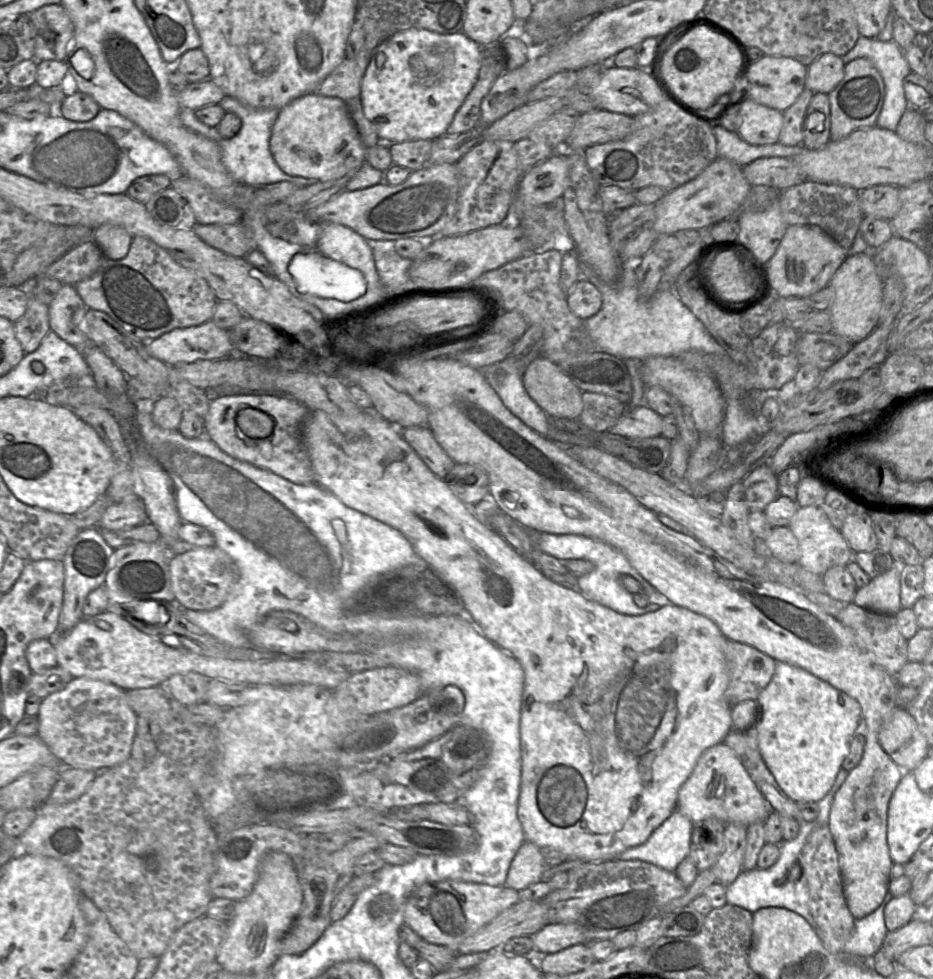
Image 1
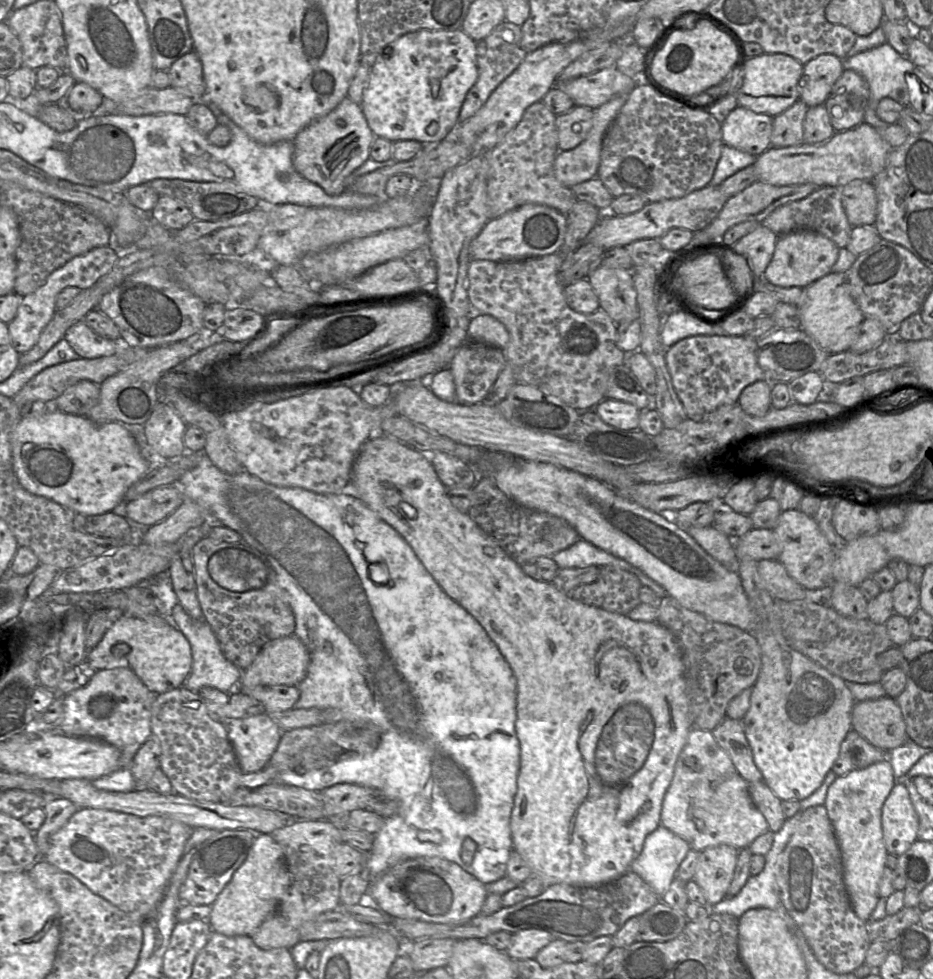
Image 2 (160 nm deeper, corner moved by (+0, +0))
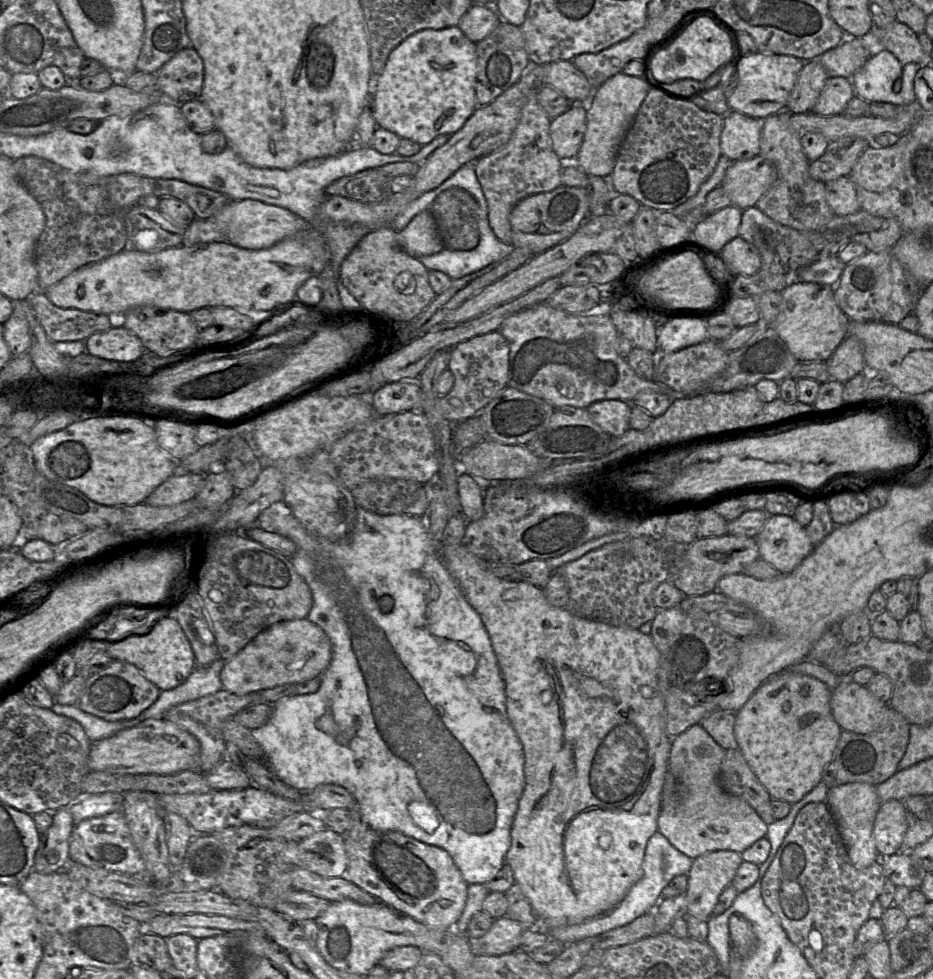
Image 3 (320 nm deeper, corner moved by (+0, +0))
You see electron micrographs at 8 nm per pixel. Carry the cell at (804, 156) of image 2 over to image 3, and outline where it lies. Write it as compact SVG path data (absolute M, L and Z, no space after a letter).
M758 155L749 160L733 162L721 186L730 197L732 206L744 210L756 204L776 177L775 166Z

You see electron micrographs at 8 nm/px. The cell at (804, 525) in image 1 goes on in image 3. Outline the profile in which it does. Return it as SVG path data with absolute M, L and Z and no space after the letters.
M769 515L755 538L760 558L782 575L791 573L815 548L806 528L786 515Z

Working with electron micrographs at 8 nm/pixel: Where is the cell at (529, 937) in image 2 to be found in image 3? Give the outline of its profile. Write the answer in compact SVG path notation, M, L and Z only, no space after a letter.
M506 916L495 919L484 936L469 939L471 950L475 955L494 956L518 951L520 938L526 929L526 925Z

